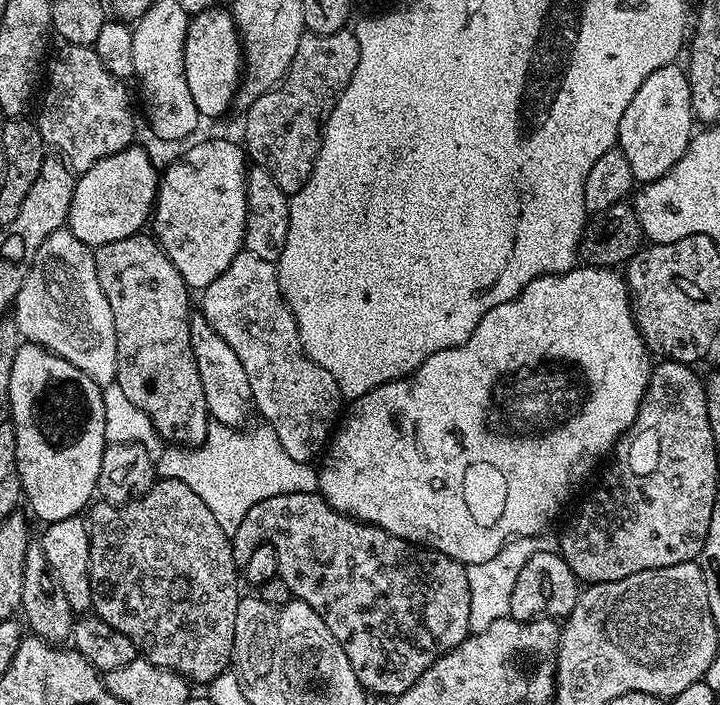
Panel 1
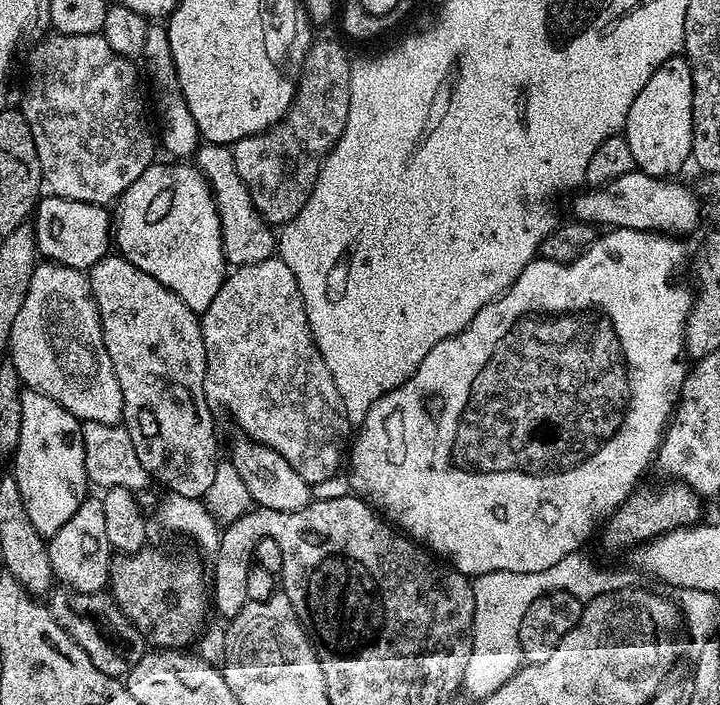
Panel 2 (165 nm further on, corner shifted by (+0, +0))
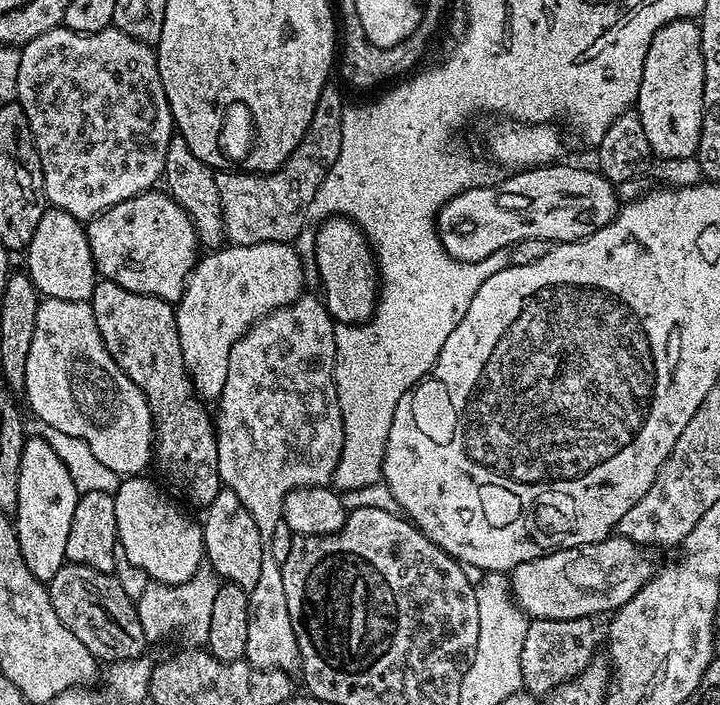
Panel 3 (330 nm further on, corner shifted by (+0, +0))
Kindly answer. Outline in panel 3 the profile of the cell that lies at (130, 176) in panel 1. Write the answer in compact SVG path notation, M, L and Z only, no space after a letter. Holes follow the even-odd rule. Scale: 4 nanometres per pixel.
M49 207L42 214L26 249L26 271L36 291L44 298L91 301L98 279L85 225L62 210Z

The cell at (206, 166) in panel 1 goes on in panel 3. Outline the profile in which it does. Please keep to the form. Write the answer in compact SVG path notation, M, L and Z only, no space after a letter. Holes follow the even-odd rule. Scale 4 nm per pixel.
M149 190L126 202L118 202L118 206L108 208L100 216L87 221L86 231L97 273L103 279L112 280L131 292L157 296L169 302L179 302L182 298L198 259L198 241L191 218L167 191Z

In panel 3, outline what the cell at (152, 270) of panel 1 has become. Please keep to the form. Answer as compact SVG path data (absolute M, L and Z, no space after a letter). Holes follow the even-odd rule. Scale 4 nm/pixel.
M103 278L97 279L90 303L94 310L94 322L98 322L98 334L102 334L102 342L106 350L110 350L110 358L148 400L154 425L154 464L168 475L169 482L178 491L184 492L190 503L197 504L200 510L207 509L222 487L218 474L216 426L210 412L204 409L205 401L192 387L192 379L184 365L175 307L162 298L131 292Z

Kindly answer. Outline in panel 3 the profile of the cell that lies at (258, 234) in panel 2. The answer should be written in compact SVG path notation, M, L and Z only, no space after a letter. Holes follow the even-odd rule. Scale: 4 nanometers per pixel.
M178 134L173 135L170 146L166 150L166 166L164 167L163 183L169 196L173 196L186 210L186 214L192 220L196 231L196 239L205 249L215 250L225 247L224 215L218 198L218 186L216 185L216 172L209 168L193 154L186 146L184 139Z

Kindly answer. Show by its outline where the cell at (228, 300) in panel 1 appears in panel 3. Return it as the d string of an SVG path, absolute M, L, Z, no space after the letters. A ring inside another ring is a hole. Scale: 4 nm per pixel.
M301 294L293 304L276 308L270 314L266 314L261 320L256 321L246 334L242 334L242 338L238 338L238 342L234 342L234 346L230 350L230 366L226 370L226 386L222 386L222 394L218 401L220 409L214 412L216 445L218 446L218 474L220 475L221 485L229 488L234 494L238 494L238 499L242 502L242 506L246 506L246 510L250 510L250 514L258 526L258 534L261 535L261 577L258 578L257 585L249 589L248 592L248 639L246 641L244 658L256 668L278 668L287 672L295 671L299 667L300 651L297 646L297 638L294 637L293 624L290 622L289 606L286 605L283 565L276 562L274 554L271 553L271 539L274 538L275 527L283 521L286 494L290 494L299 488L332 484L332 476L336 473L338 458L342 454L342 442L344 441L342 410L338 406L338 394L336 393L336 343L334 342L334 334L336 333L337 325L334 323L330 313L328 313L328 308L324 305L323 299L319 295L308 295Z

